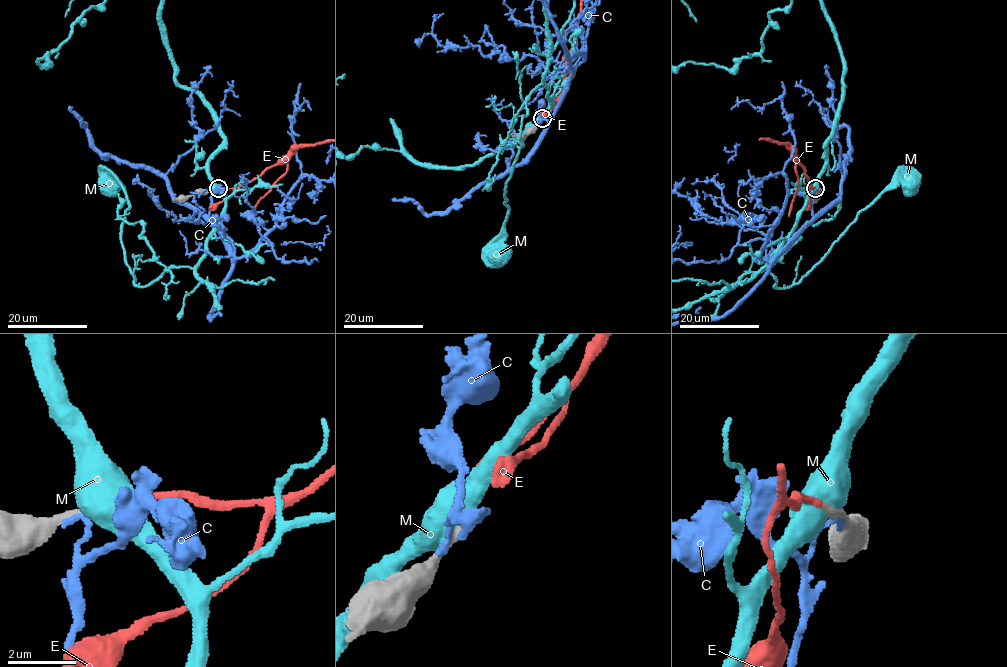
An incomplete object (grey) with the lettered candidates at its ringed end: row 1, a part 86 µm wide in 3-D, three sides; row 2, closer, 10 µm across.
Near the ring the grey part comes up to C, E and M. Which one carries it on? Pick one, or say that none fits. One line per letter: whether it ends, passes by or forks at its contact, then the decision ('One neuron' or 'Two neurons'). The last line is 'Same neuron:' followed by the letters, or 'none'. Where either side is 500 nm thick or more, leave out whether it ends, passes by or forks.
C: It ends there. Two neurons
E: It ends there. One neuron
M: Two neurons
Same neuron: E

